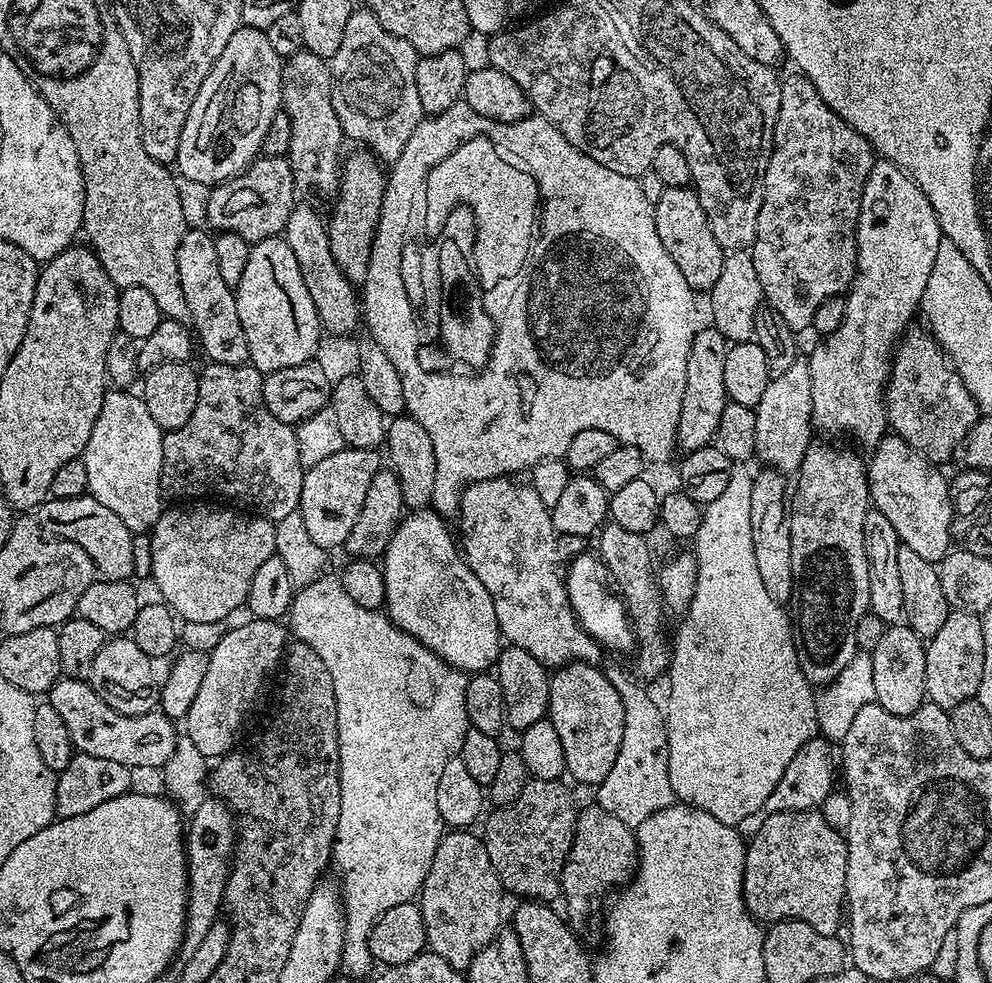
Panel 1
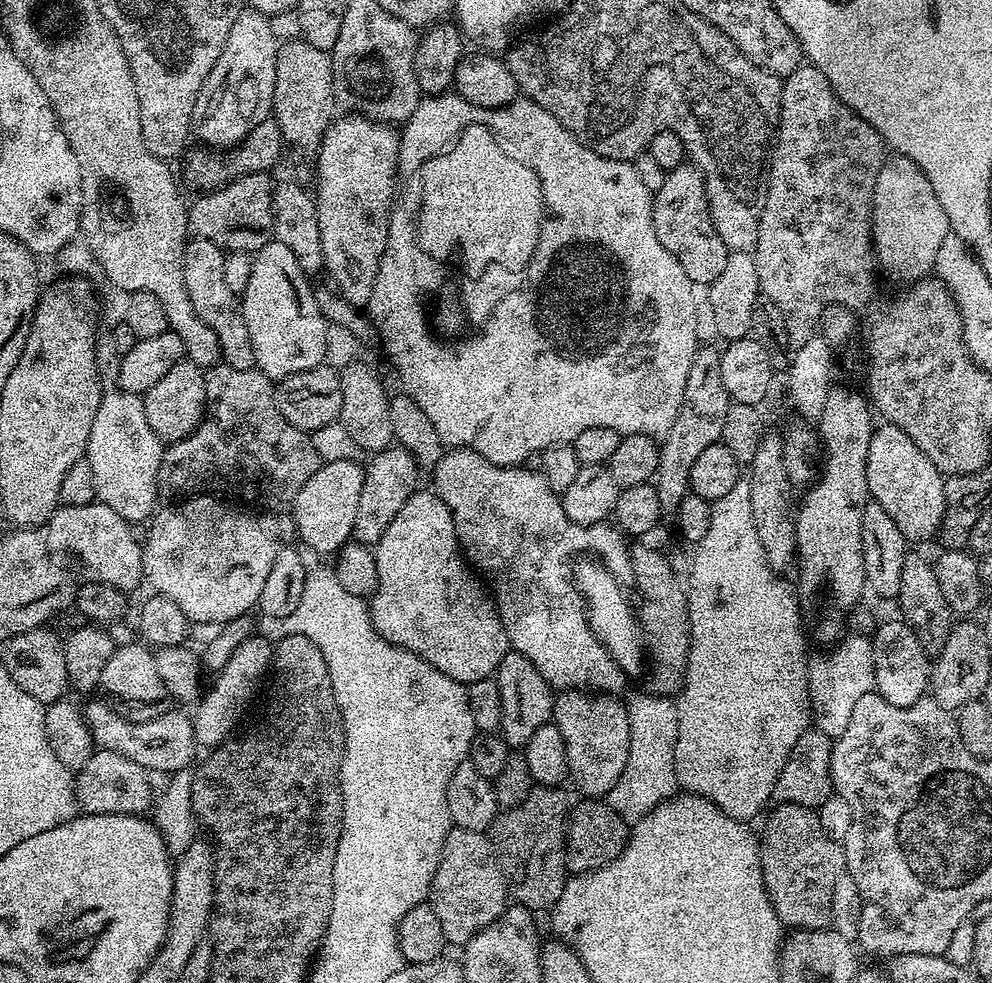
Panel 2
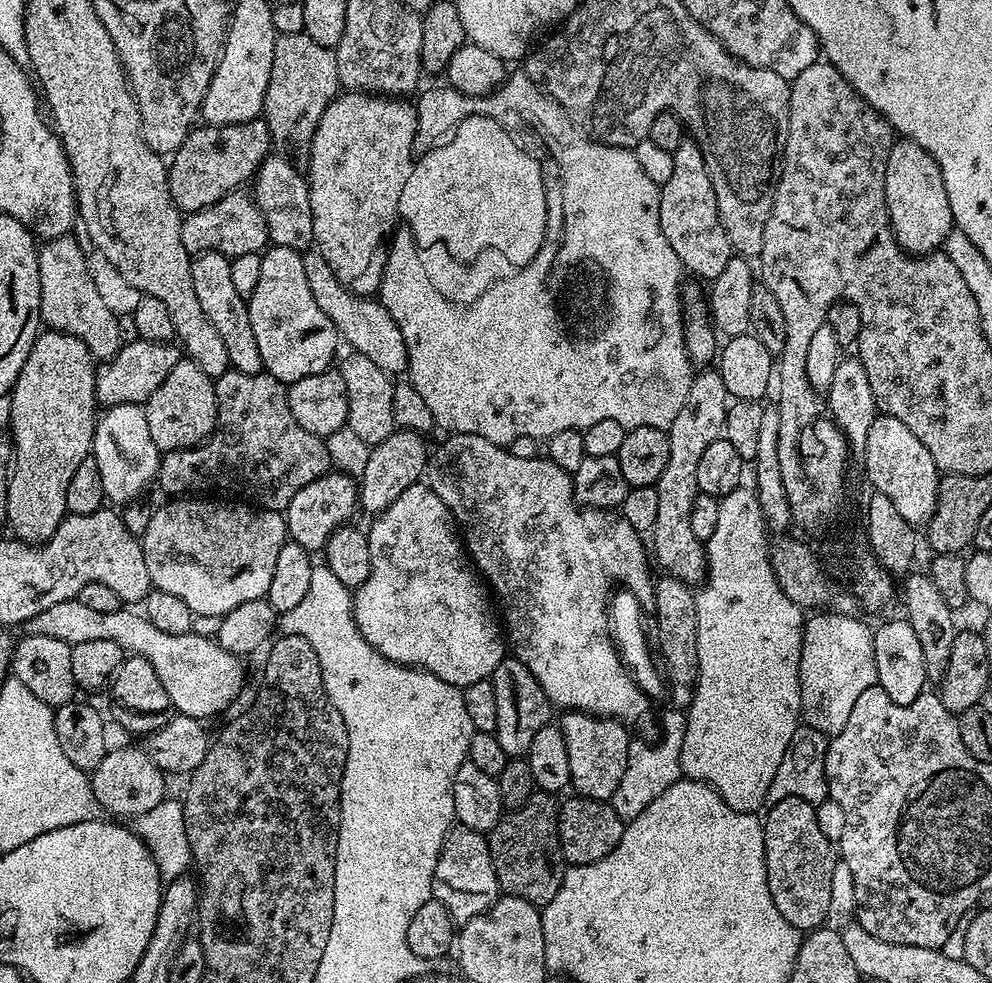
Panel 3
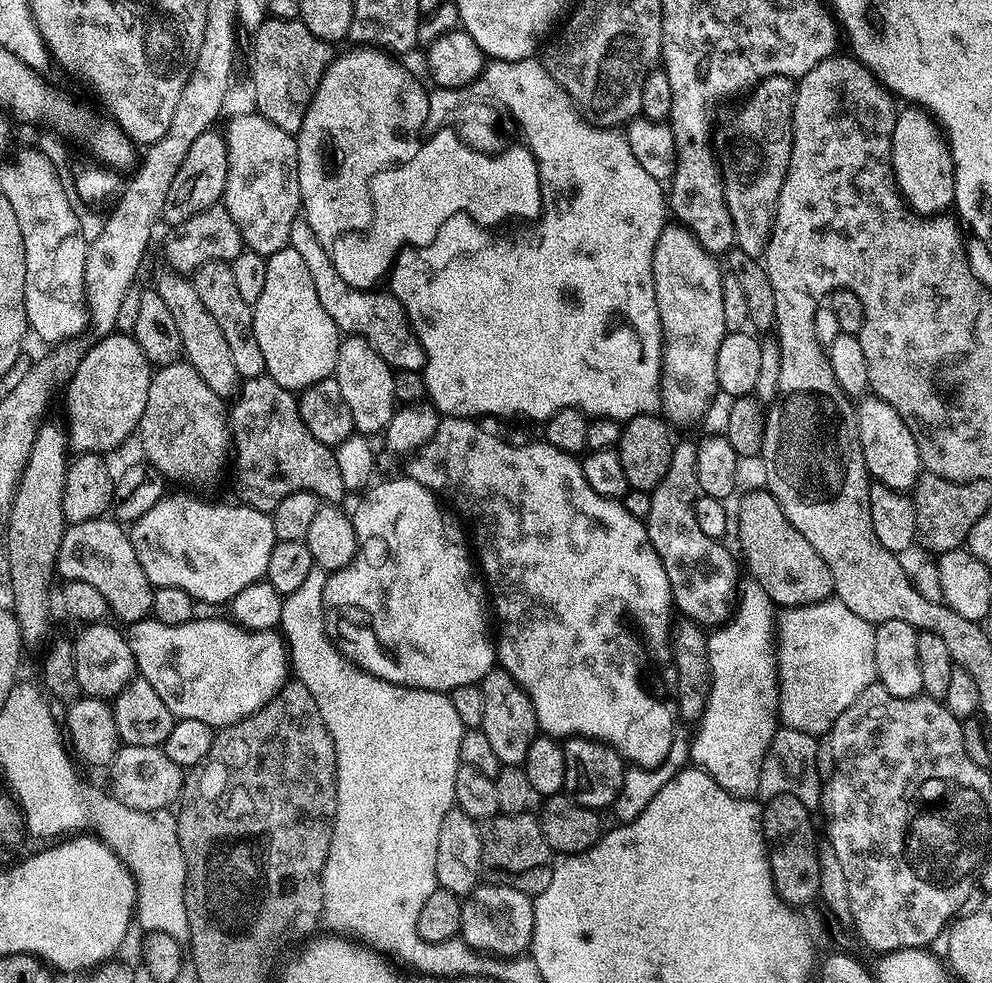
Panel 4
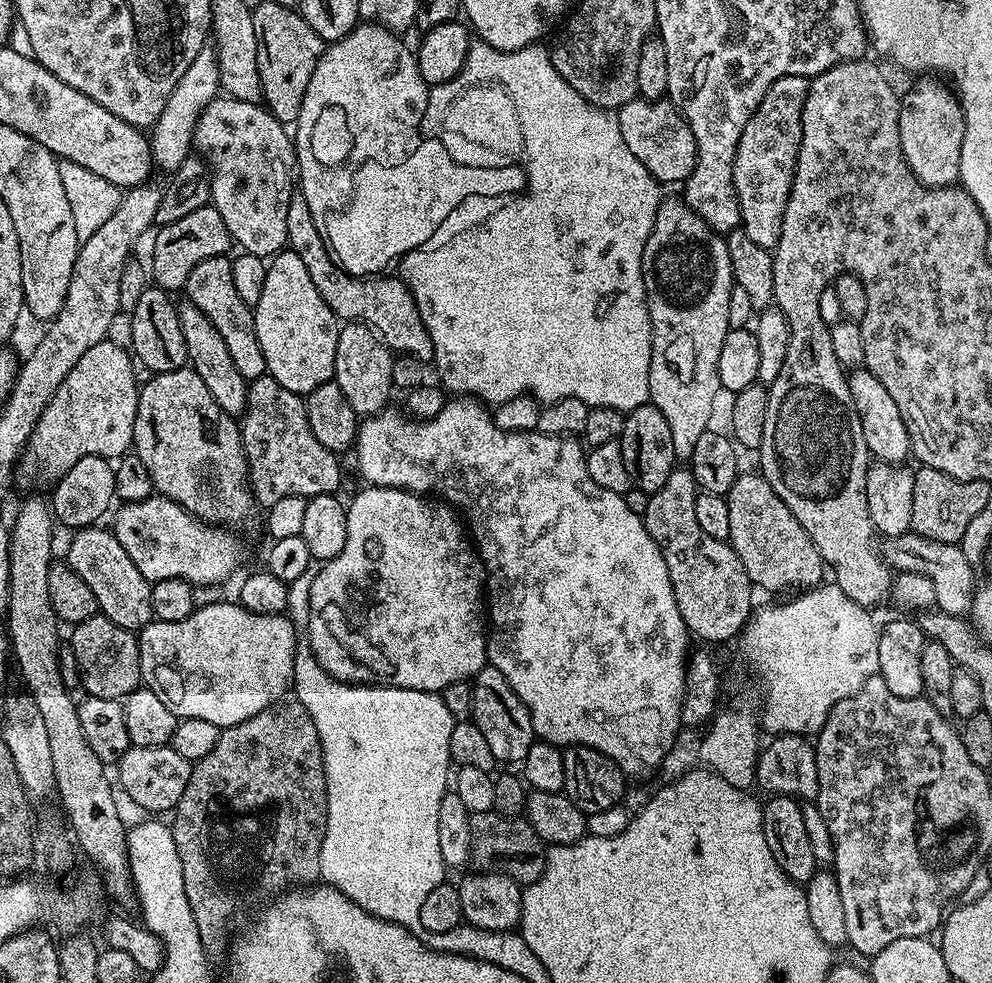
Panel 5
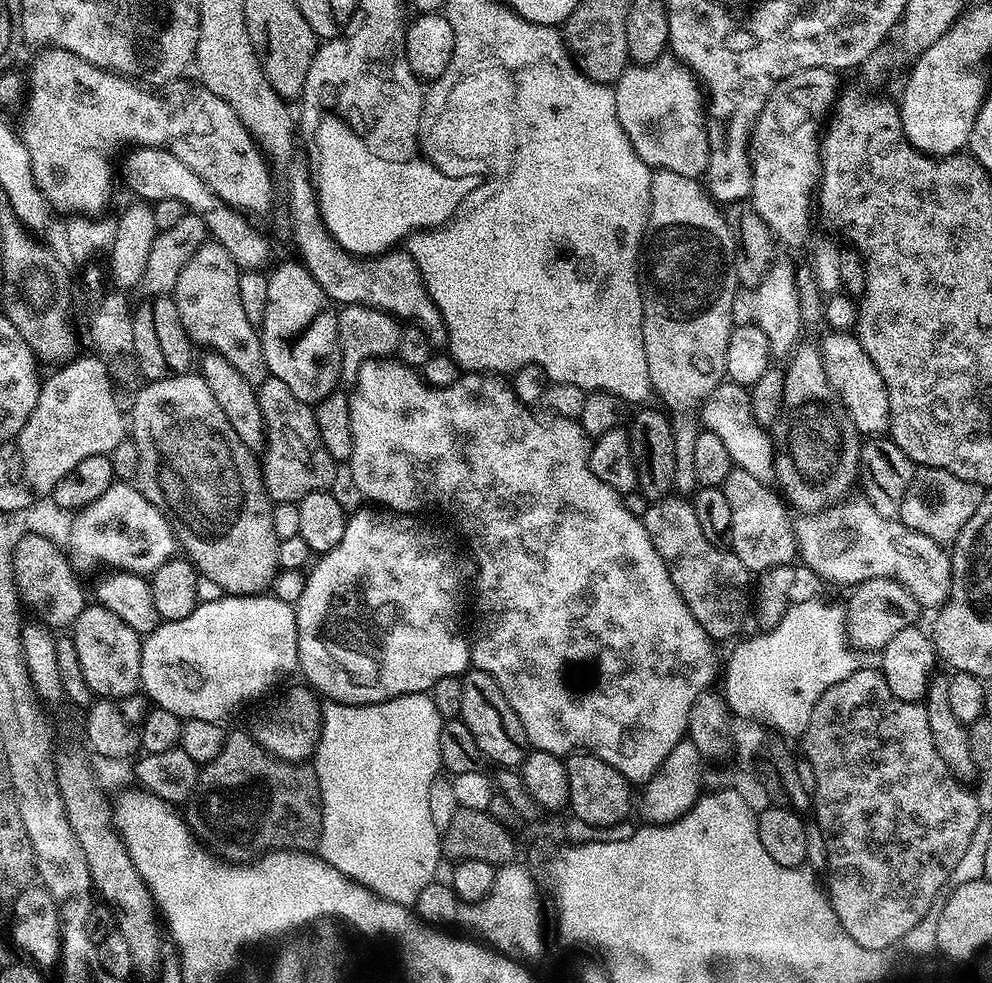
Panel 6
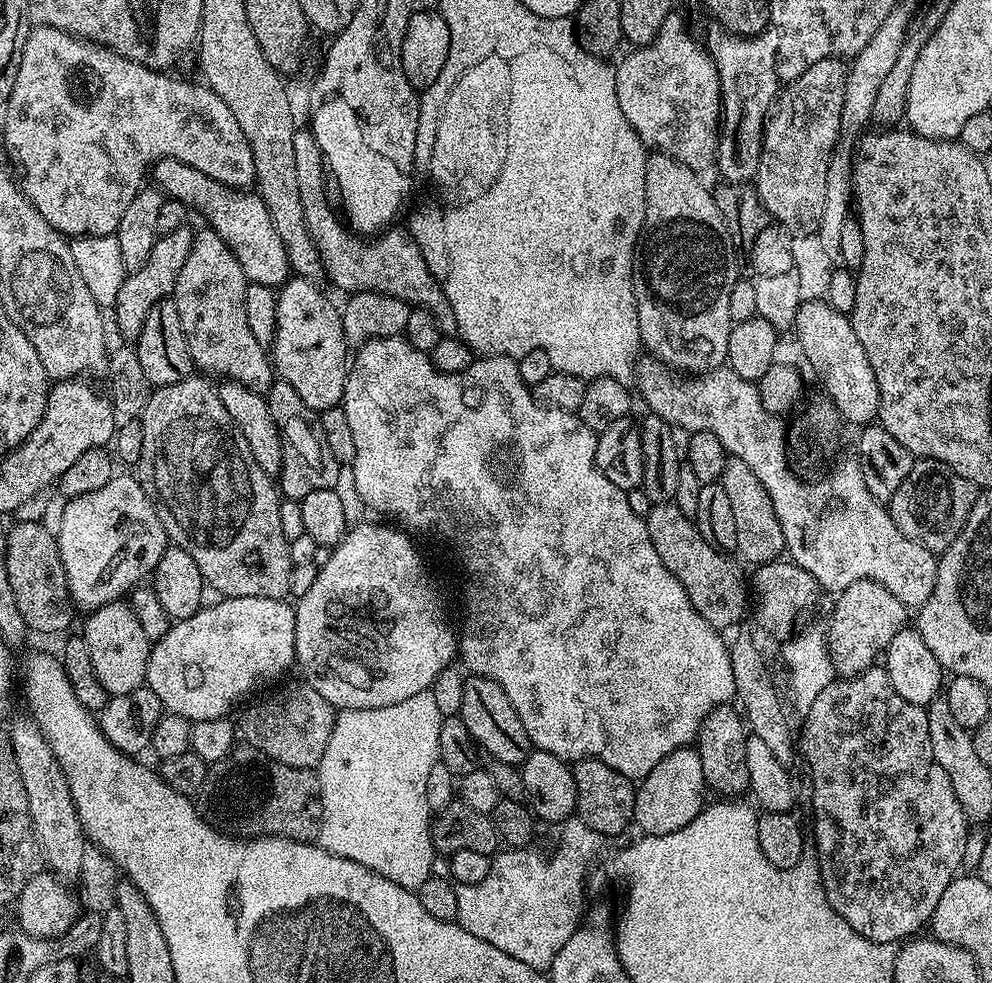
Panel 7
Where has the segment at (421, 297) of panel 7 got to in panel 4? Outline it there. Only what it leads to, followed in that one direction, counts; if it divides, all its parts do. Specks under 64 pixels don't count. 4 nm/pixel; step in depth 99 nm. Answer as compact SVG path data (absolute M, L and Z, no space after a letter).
M297 218L292 223L290 247L298 250L298 255L306 262L310 269L310 279L314 281L314 290L318 293L318 302L322 302L322 310L334 318L334 322L340 327L341 333L349 336L360 336L374 350L378 350L378 358L382 358L396 372L420 372L424 367L424 351L410 326L404 308L394 298L391 291L369 290L355 288L346 282L342 282L342 274L334 270L334 262L330 262L330 254L322 250L314 230L310 230L308 221Z

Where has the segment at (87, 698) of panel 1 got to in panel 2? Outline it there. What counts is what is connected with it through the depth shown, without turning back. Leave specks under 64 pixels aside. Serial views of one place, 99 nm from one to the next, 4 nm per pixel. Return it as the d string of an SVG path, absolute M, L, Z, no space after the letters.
M103 699L101 700L92 700L88 705L84 704L82 708L84 721L88 723L88 729L92 731L92 742L97 749L105 748L122 754L126 758L138 762L138 766L148 769L152 774L183 772L189 767L188 763L192 759L194 759L193 761L197 759L196 735L191 715L187 711L184 713L169 710L158 718L150 718L146 722L130 722L120 719L118 713Z

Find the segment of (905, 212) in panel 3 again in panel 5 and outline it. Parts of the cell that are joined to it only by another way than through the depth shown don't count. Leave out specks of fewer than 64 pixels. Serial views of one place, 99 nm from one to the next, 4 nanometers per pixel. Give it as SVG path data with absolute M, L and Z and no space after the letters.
M920 78L913 92L903 93L900 101L898 134L902 154L916 181L925 188L947 188L960 178L964 115L959 99L951 89L943 88L936 78Z

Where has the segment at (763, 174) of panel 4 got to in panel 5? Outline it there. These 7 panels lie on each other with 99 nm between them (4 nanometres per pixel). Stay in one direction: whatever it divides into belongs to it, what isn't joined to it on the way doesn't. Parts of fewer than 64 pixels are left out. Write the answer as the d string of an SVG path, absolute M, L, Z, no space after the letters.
M783 76L766 90L766 98L754 110L738 150L734 154L734 190L740 202L740 222L760 248L775 249L782 234L782 218L794 182L798 150L802 142L802 106L810 80L806 76Z

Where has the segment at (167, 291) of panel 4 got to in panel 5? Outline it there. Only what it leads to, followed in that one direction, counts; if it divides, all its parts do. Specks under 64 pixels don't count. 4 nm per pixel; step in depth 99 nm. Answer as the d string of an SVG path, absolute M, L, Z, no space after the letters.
M191 302L181 303L178 307L178 322L182 322L182 338L186 338L186 354L188 364L202 378L202 383L206 385L206 390L222 406L222 410L233 418L243 417L246 398L248 397L249 381L244 379L243 374L234 366L234 358L230 358L230 350L226 350L226 342L222 334L218 334L218 329L214 327L214 322L198 310Z

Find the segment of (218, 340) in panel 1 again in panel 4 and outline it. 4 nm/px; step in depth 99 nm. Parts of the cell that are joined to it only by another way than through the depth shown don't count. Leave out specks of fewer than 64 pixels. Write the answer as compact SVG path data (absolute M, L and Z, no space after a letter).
M211 260L198 266L195 272L191 273L190 279L194 290L198 290L198 298L202 298L206 310L210 310L210 315L218 321L218 327L230 345L232 360L241 378L249 380L265 375L266 358L262 358L258 338L254 338L252 305L246 302L246 298L242 298L242 294L236 288L231 263L226 260Z

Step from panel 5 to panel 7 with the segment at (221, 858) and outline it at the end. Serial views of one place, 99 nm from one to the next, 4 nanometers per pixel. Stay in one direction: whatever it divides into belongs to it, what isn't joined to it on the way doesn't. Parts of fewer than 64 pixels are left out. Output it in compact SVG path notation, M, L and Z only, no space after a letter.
M237 746L231 754L217 764L211 765L202 789L202 812L217 829L237 838L257 836L284 836L288 840L312 842L320 835L322 822L322 798L320 797L320 778L313 769L286 766L271 760L257 748Z

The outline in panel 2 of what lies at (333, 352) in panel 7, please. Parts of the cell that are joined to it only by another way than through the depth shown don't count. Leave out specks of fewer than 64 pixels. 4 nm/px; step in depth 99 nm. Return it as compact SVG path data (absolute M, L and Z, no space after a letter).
M273 239L252 256L250 283L242 297L242 307L246 318L246 330L250 330L250 346L254 346L256 368L273 382L285 380L290 374L298 374L302 370L321 367L325 363L324 355L328 352L328 331L330 325L324 319L322 310L318 310L318 302L313 285L308 285L309 277L298 258L290 250L290 246L282 246L282 242Z

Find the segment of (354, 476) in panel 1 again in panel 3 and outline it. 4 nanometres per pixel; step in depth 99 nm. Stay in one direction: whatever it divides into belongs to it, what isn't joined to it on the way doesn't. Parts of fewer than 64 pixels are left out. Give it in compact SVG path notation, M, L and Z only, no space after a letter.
M330 470L322 478L314 478L310 486L302 486L302 490L290 498L290 506L283 513L283 518L291 543L316 554L326 546L330 534L345 527L355 512L358 512L357 481L347 472Z

